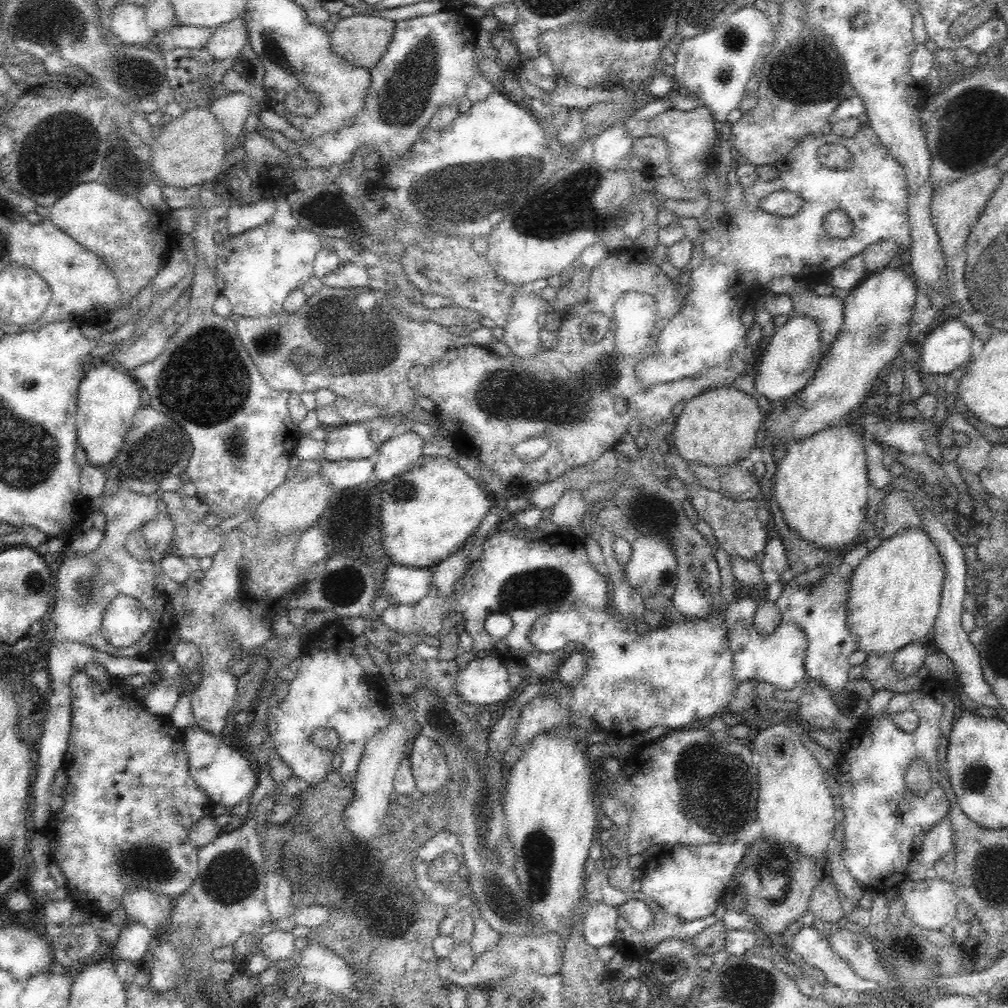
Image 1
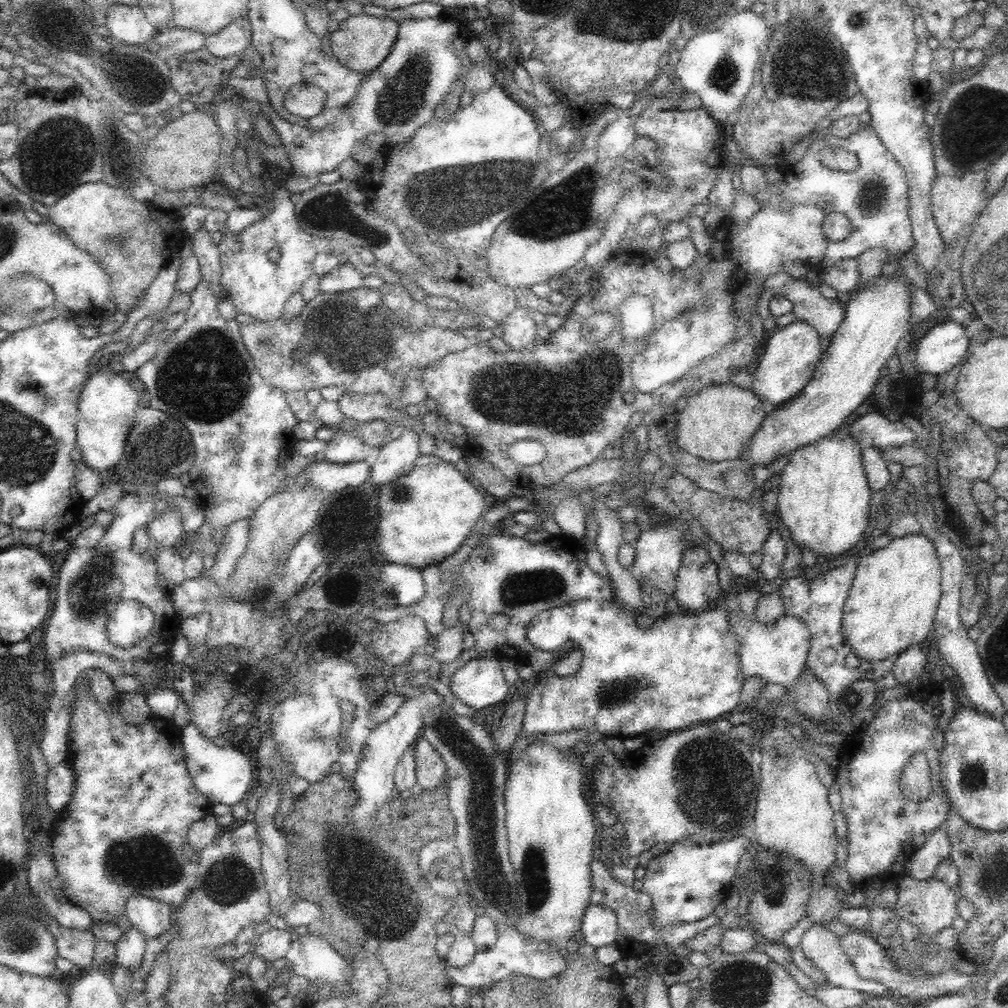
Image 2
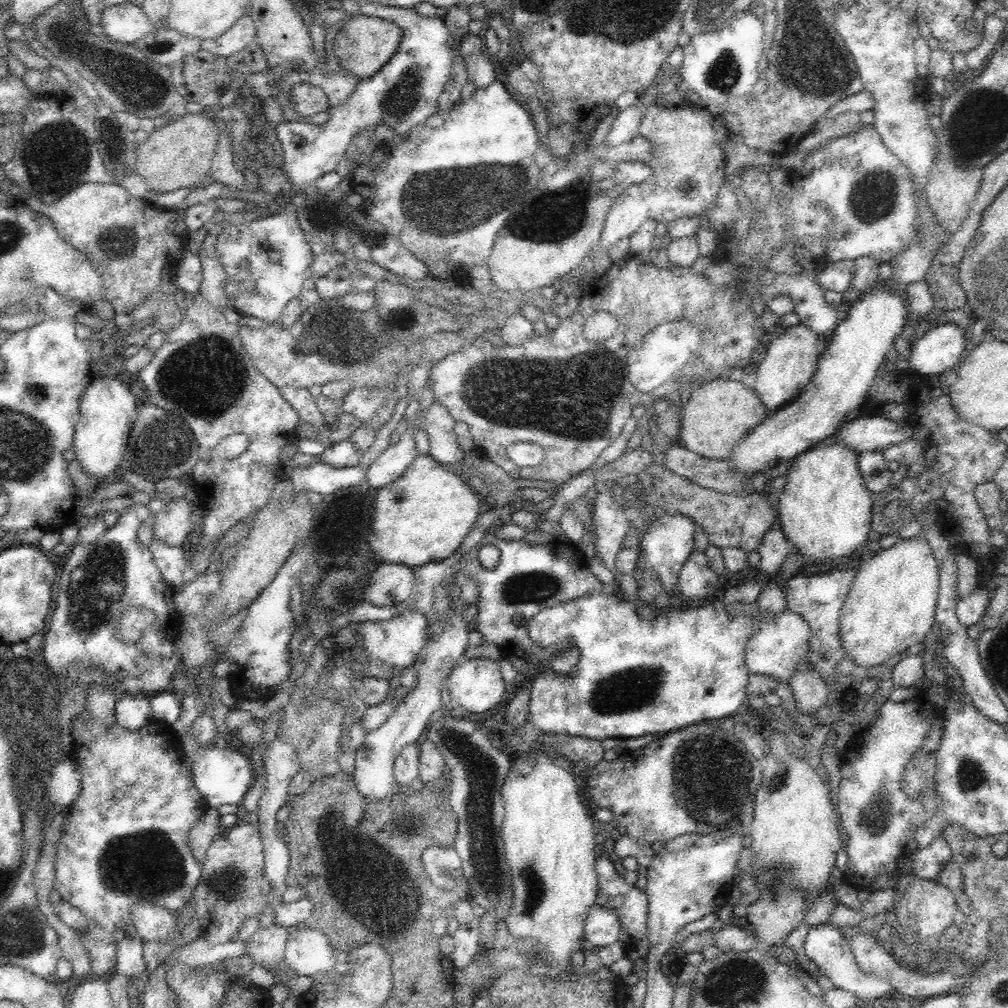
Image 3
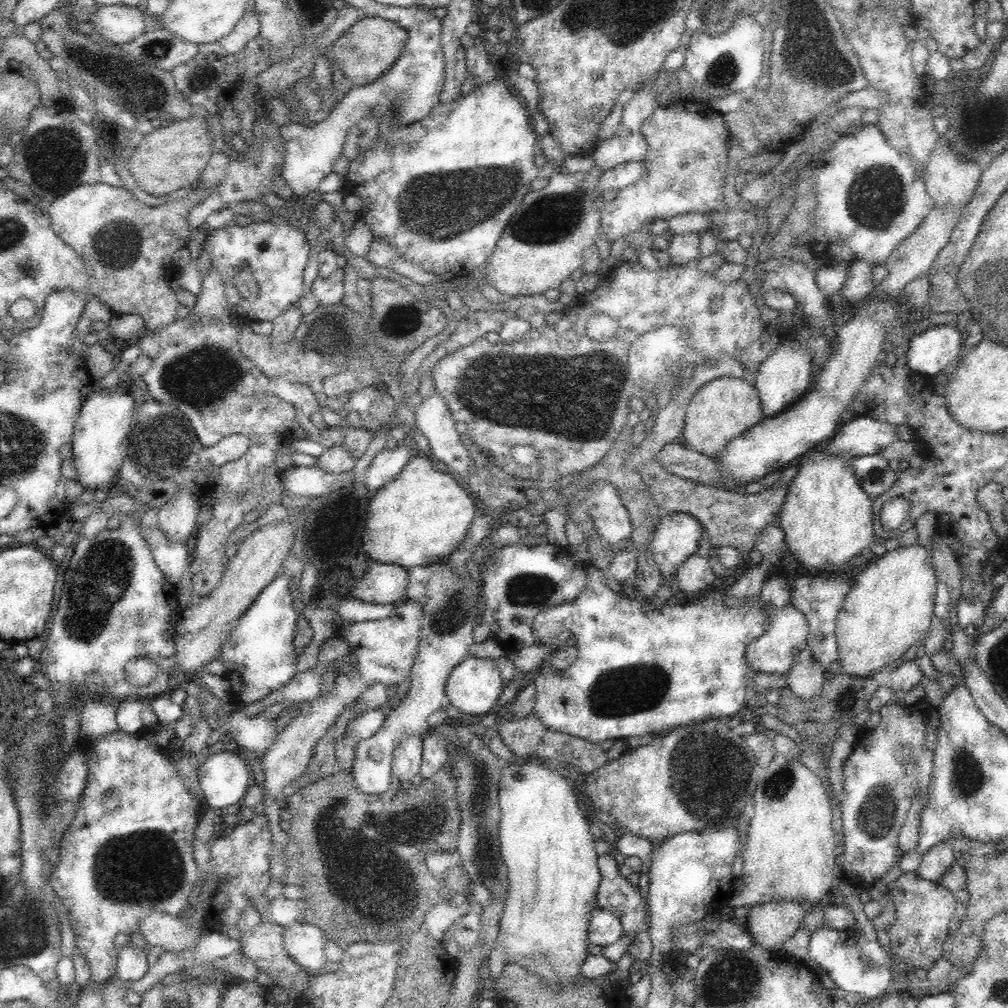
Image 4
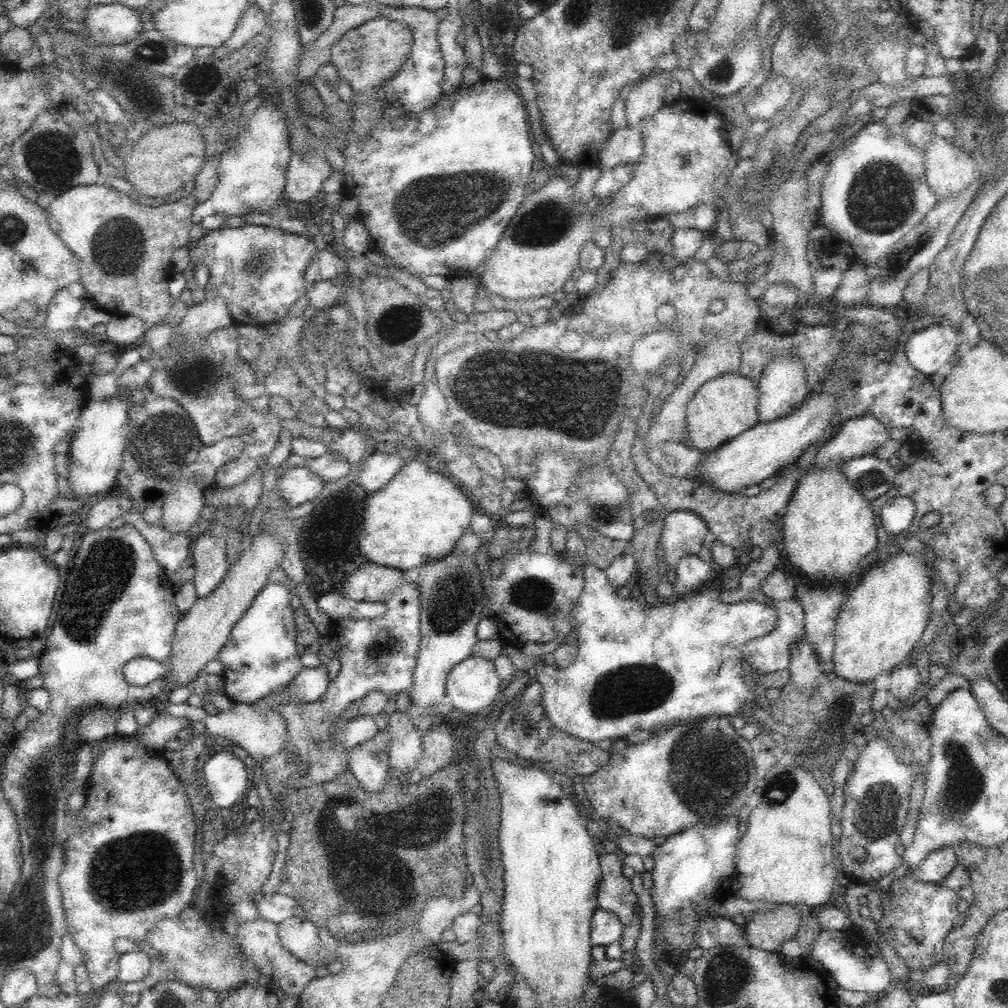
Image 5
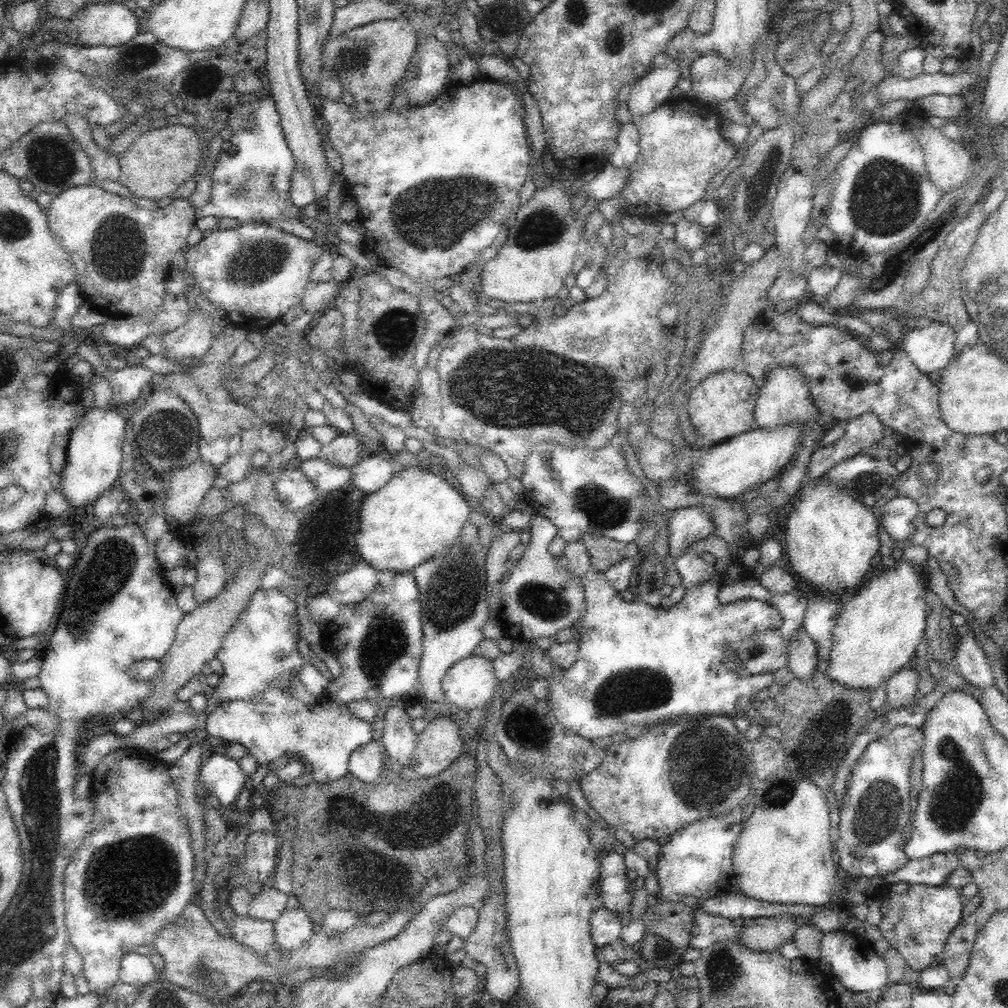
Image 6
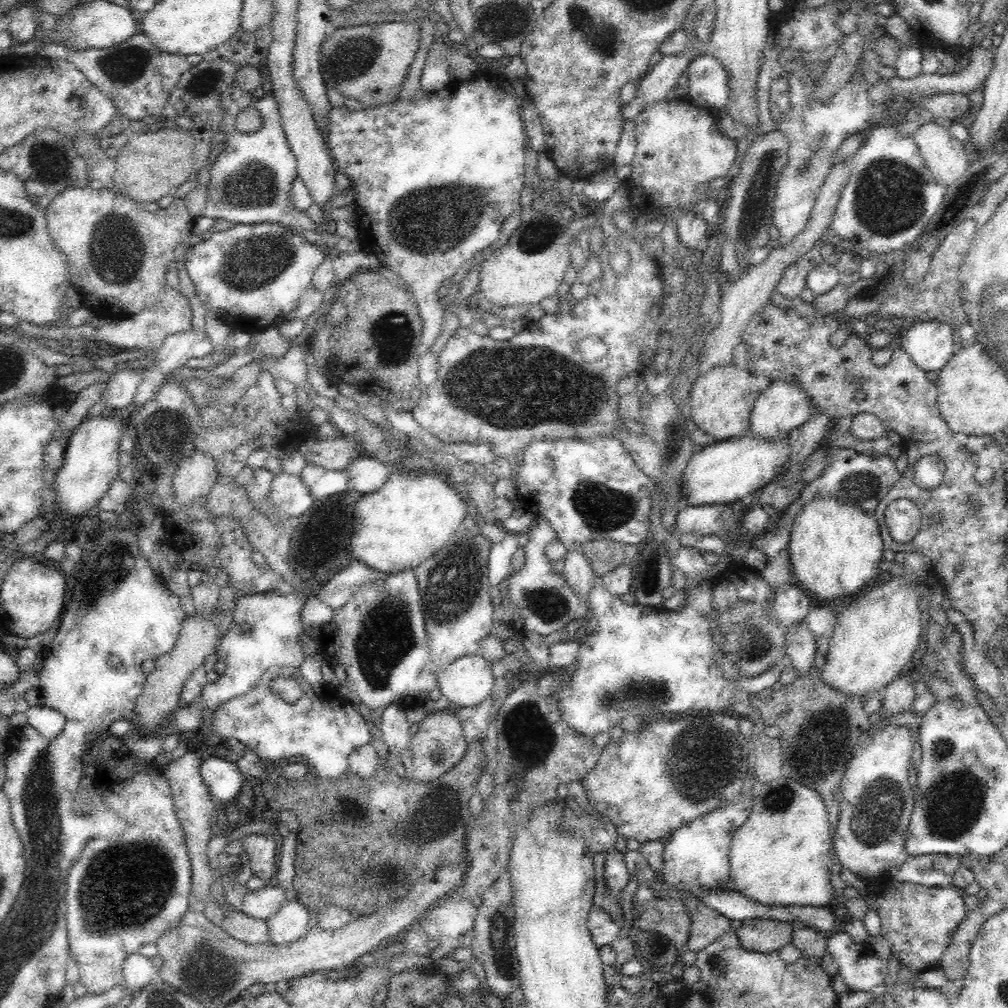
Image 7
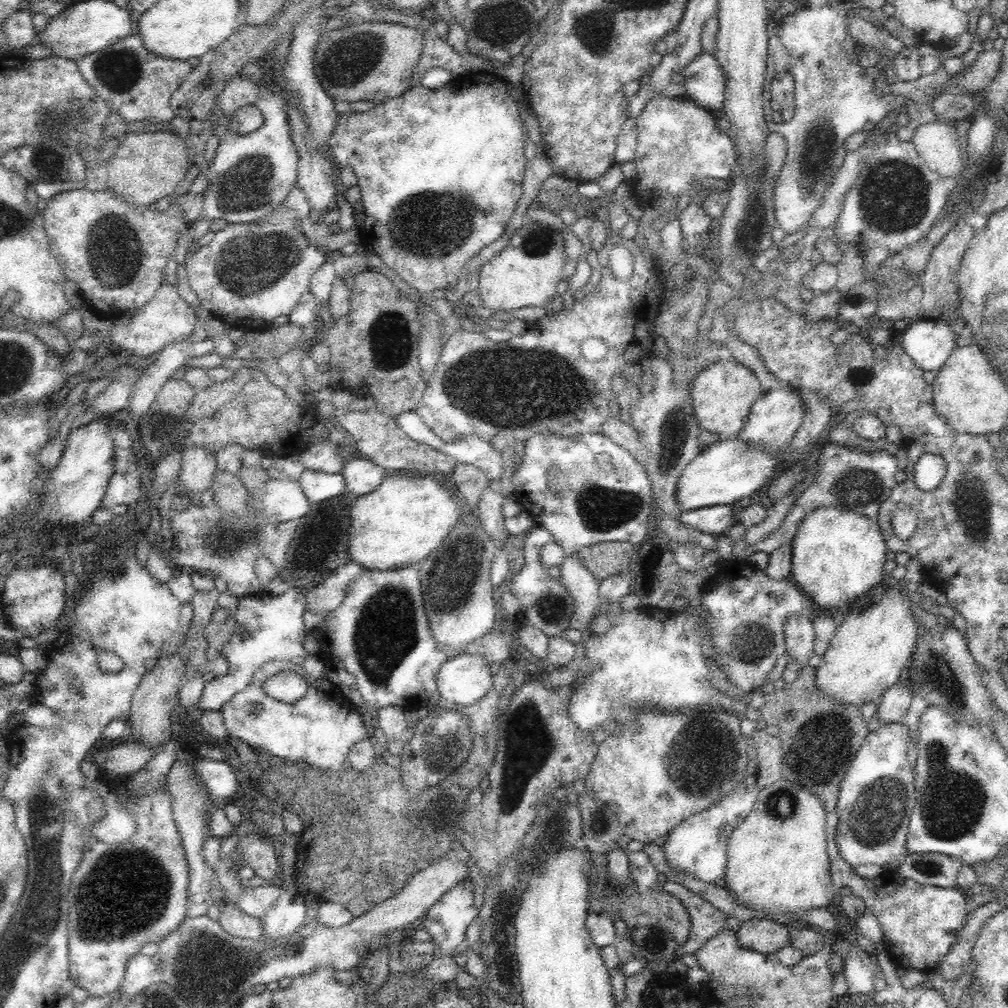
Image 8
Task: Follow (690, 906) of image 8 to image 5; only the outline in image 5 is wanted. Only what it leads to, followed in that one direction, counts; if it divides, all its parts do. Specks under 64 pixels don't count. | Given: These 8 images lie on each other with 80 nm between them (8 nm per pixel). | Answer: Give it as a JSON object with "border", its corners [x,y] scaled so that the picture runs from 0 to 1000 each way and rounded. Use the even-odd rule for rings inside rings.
{"border":[[[700,908],[694,912],[689,922],[690,937],[697,941],[715,938],[732,938],[742,937],[738,927],[738,918],[728,916],[722,910],[704,910]]]}

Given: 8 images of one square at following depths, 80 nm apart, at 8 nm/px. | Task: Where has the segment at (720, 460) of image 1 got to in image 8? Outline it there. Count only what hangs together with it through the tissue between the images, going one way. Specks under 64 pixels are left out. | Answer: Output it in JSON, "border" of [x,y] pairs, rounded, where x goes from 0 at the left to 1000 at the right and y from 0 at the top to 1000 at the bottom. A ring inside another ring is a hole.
{"border":[[[725,355],[698,364],[687,378],[684,390],[690,417],[696,427],[730,434],[740,421],[746,402],[757,389],[748,368]]]}

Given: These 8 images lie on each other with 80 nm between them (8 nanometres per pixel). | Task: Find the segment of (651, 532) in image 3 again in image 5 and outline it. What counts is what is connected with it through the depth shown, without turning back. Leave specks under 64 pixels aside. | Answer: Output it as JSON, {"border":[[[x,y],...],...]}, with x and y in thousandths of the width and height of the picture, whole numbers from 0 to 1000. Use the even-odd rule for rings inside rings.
{"border":[[[670,506],[661,511],[653,545],[657,546],[655,560],[671,563],[678,552],[691,551],[696,546],[698,532],[703,526],[700,517],[687,506]]]}

